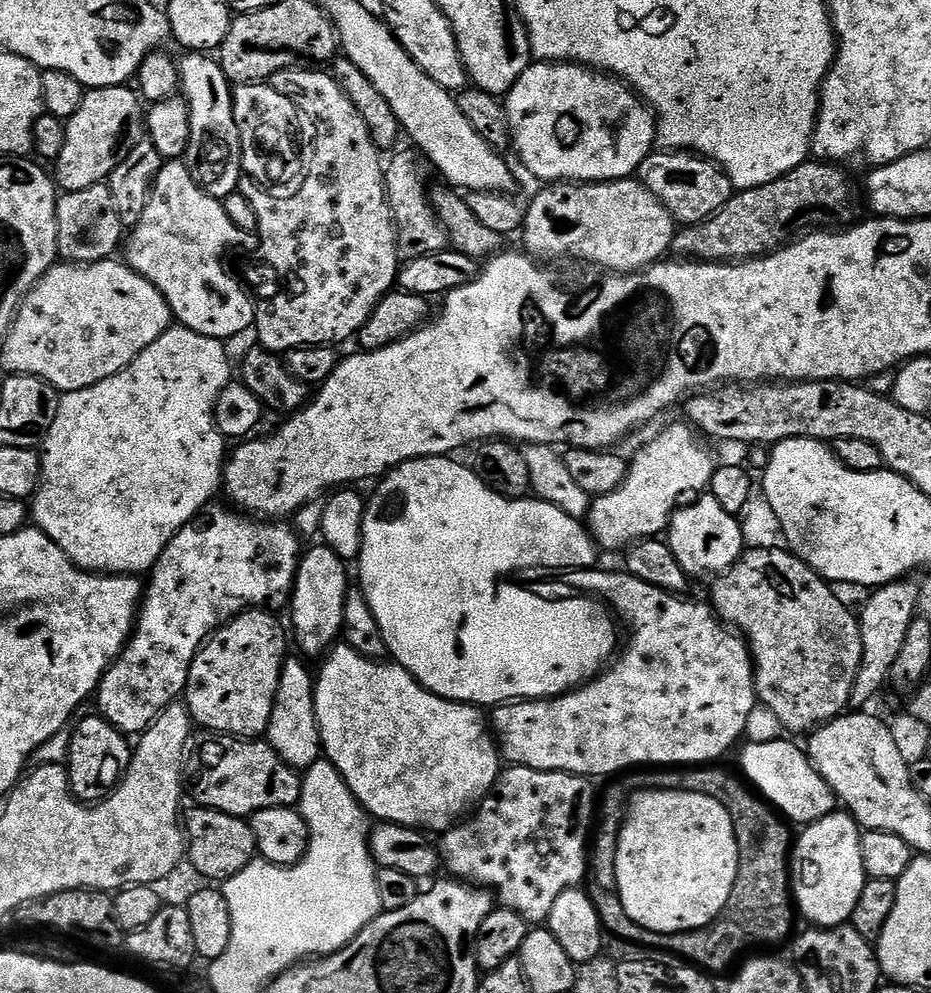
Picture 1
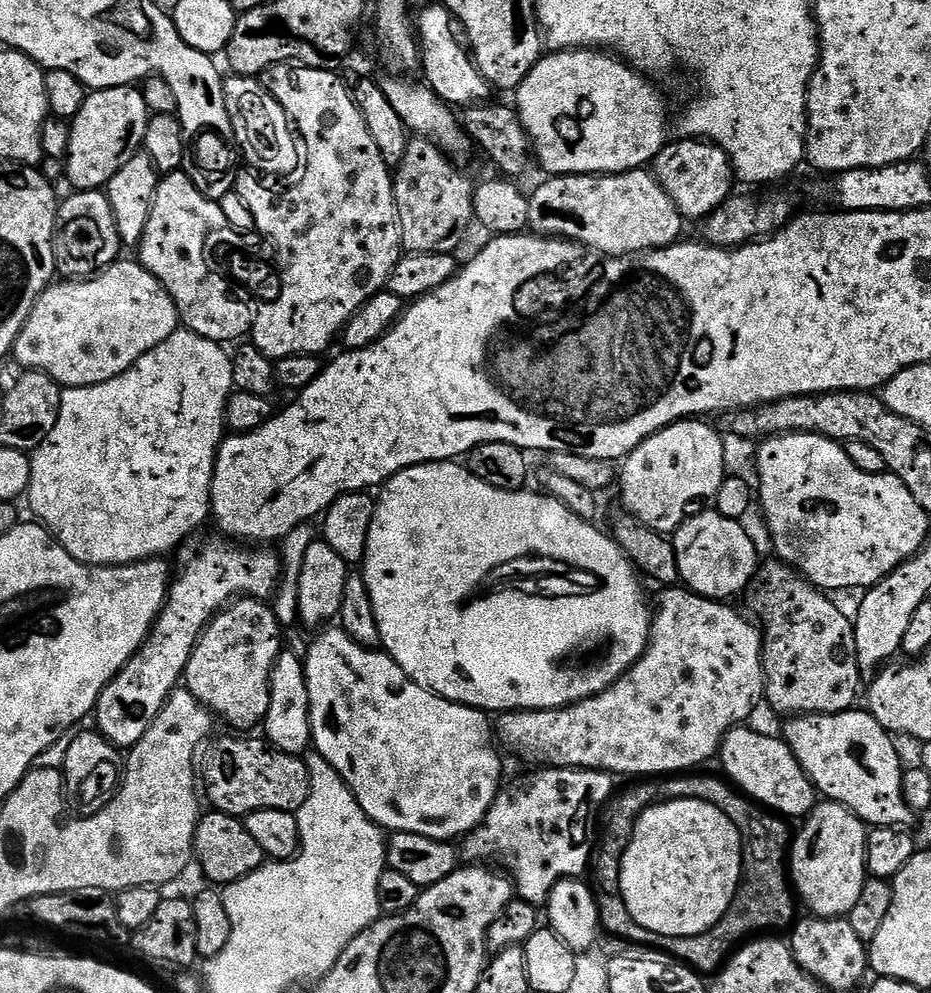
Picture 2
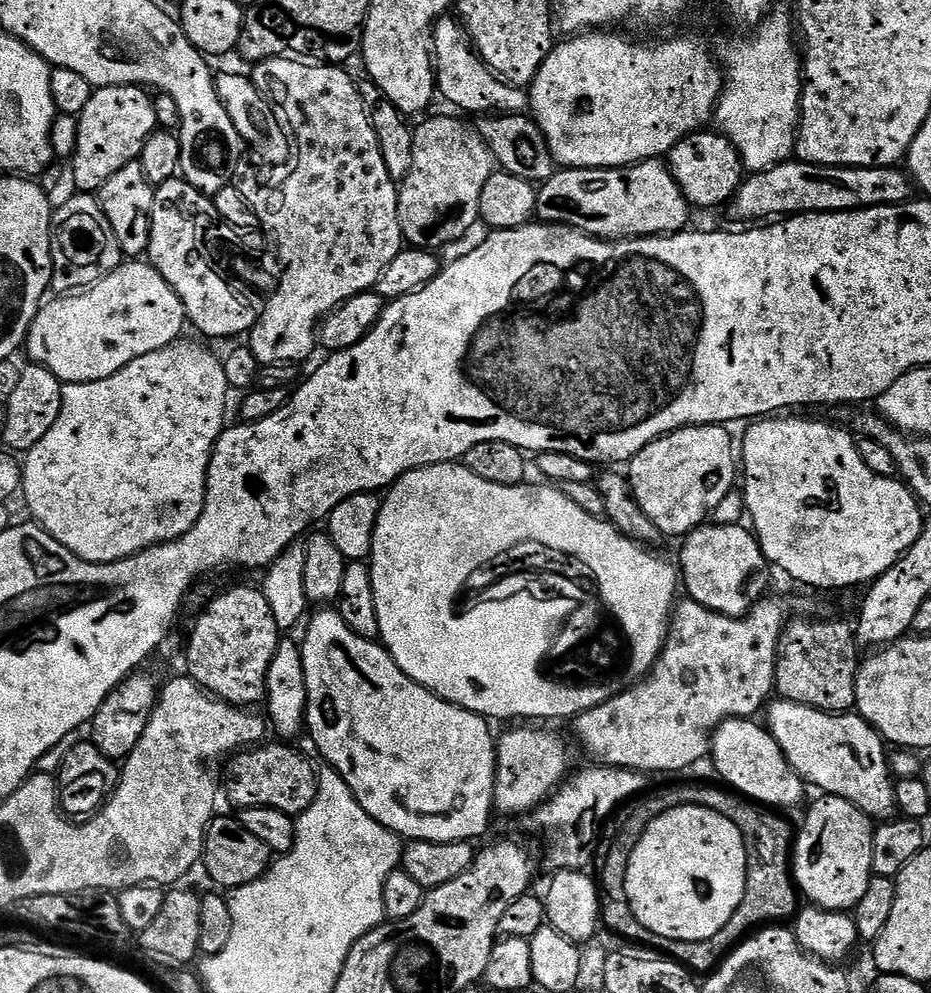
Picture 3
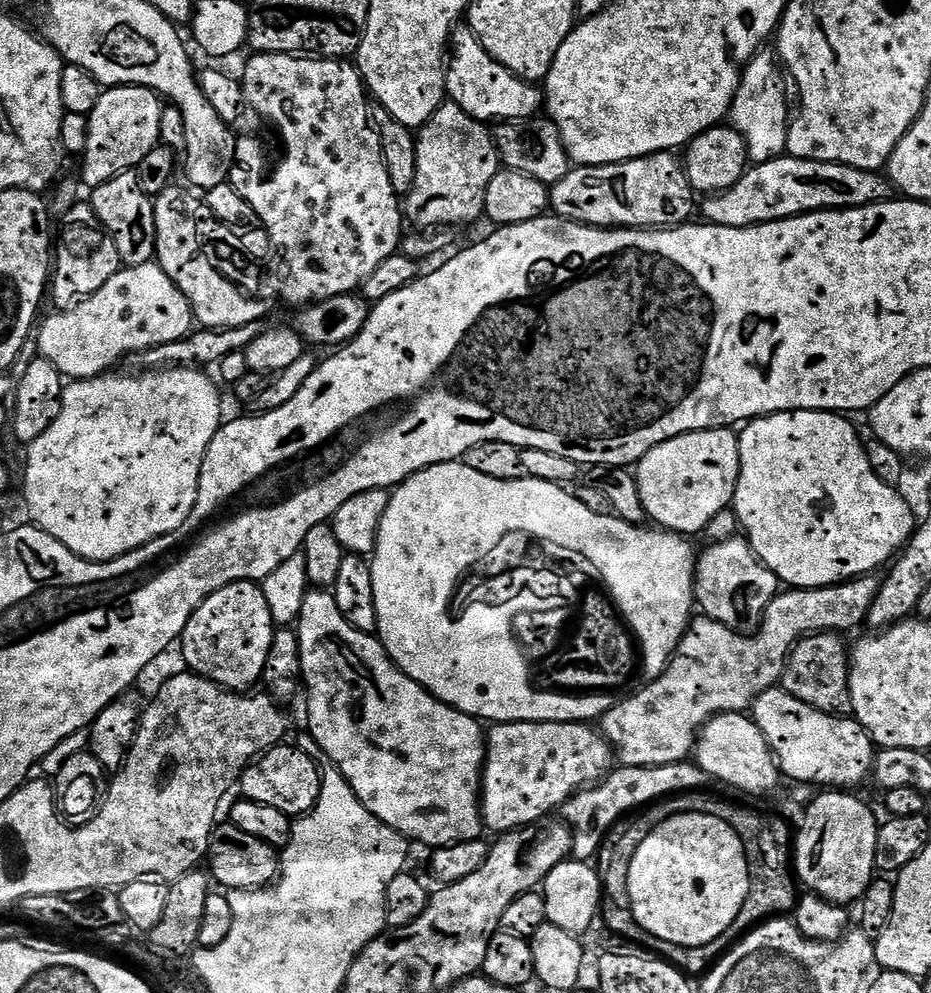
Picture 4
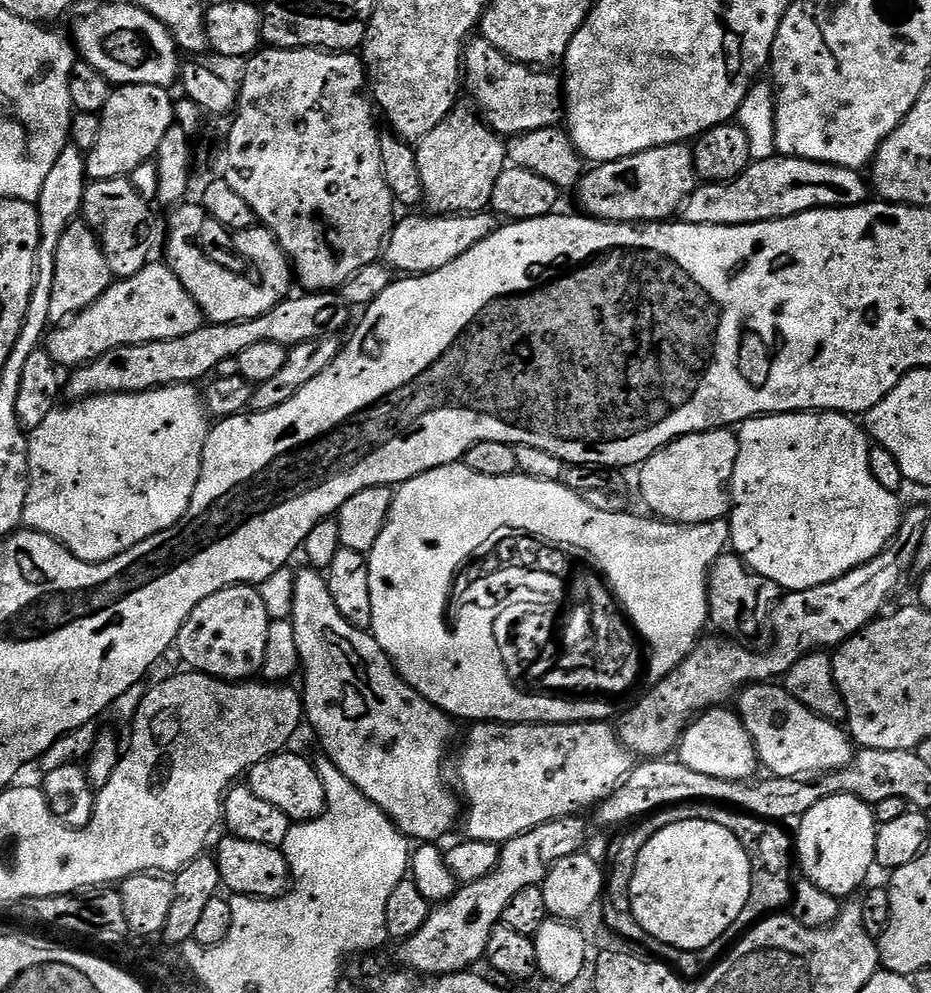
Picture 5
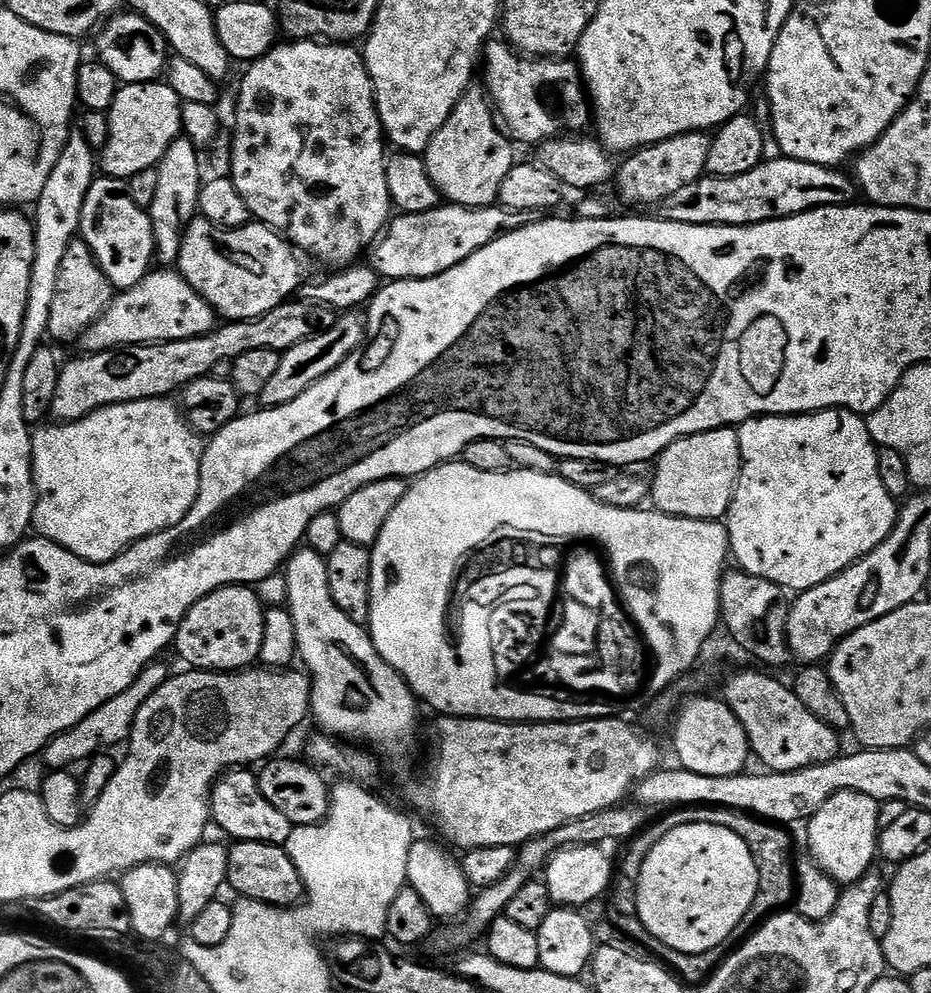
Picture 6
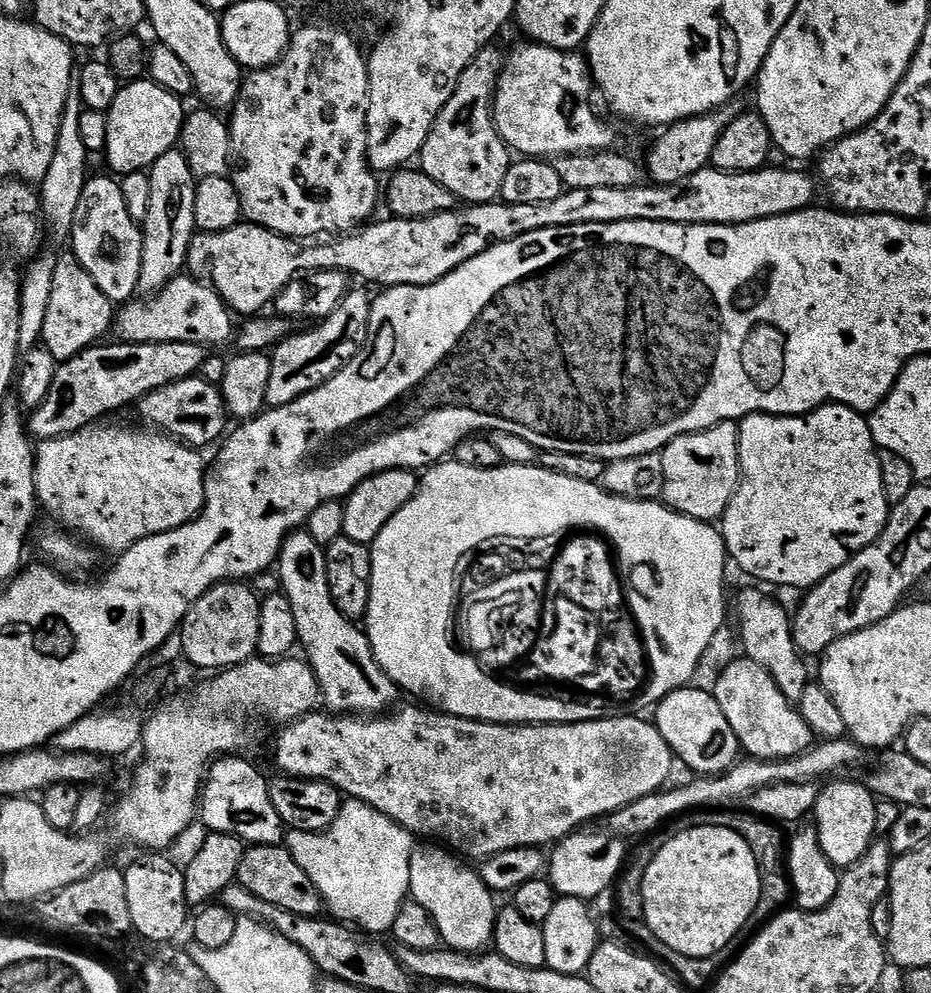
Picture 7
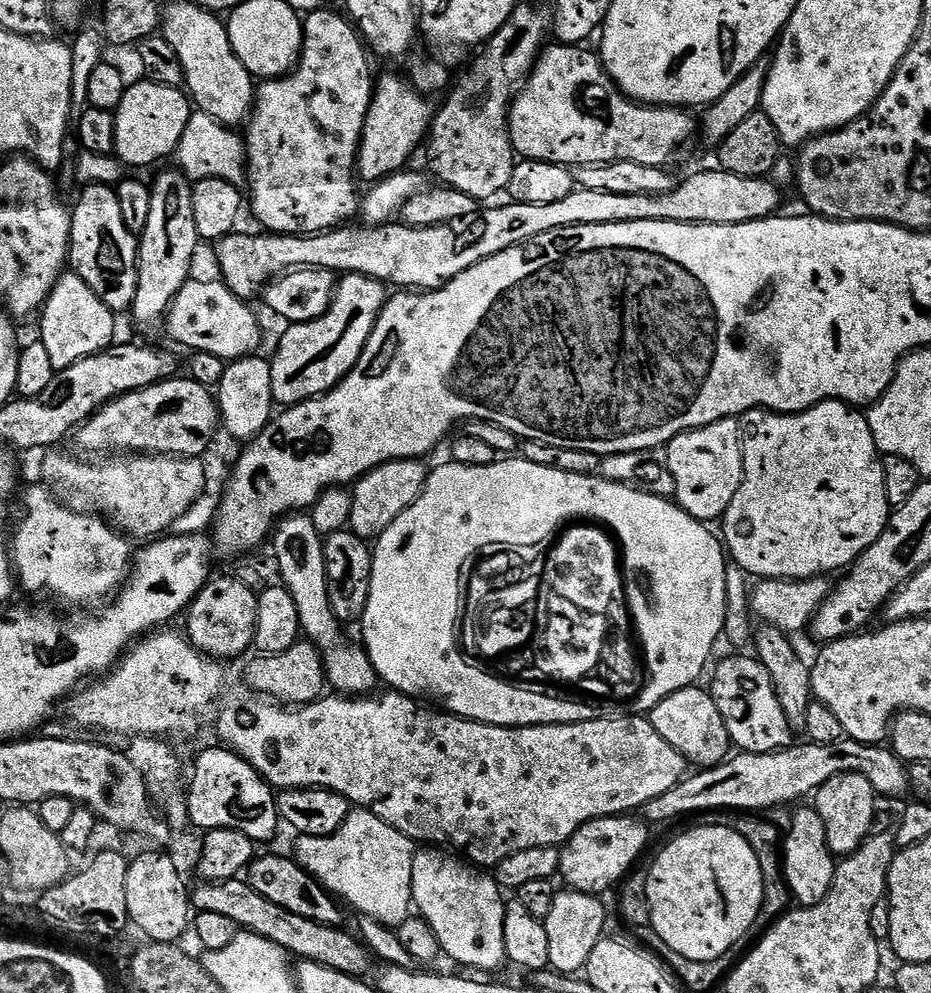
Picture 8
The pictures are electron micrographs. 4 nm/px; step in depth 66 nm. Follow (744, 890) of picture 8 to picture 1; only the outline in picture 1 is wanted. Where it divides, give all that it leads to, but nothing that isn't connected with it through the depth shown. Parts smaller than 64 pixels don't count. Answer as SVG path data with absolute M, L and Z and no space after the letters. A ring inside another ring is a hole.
M657 786L653 792L640 792L633 800L631 797L624 813L624 825L620 828L620 837L618 838L616 889L626 914L635 924L663 936L674 936L677 932L693 932L699 928L706 928L724 912L724 908L730 902L730 894L734 891L734 882L739 876L740 847L738 846L738 838L734 834L734 822L726 810L726 806L722 806L722 802L718 802L713 796L707 796L704 792L681 792L663 786Z

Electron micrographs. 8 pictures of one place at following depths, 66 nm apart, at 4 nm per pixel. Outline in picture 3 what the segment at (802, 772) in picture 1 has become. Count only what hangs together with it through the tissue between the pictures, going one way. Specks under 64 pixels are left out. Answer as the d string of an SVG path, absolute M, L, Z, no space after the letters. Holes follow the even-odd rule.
M752 718L727 720L717 726L712 733L710 760L716 763L716 772L723 783L739 795L761 805L776 810L803 805L806 785L800 775L786 762L778 742L769 734L767 727L756 725ZM804 800L804 801L803 801ZM773 804L773 805L772 805Z

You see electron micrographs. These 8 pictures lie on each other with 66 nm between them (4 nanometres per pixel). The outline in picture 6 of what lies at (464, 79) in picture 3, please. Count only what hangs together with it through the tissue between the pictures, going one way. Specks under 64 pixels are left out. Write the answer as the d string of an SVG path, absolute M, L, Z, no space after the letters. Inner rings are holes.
M500 38L489 39L482 53L483 87L502 121L502 128L513 141L539 145L552 140L565 130L576 130L590 120L590 104L586 99L586 89L582 83L580 69L568 58L529 58L516 51L511 44Z

